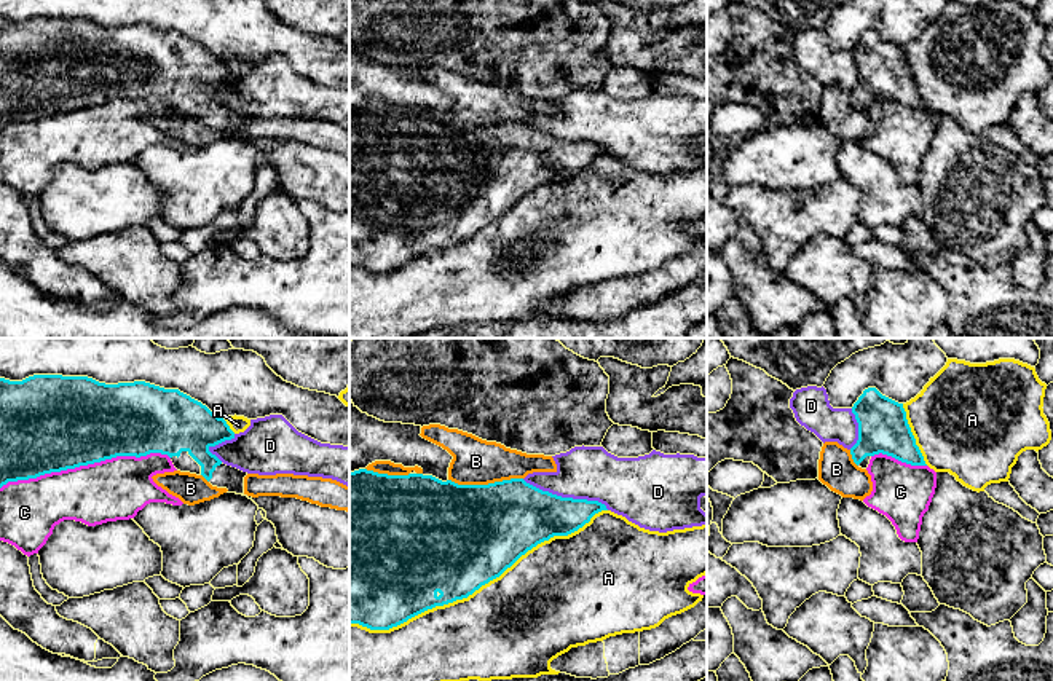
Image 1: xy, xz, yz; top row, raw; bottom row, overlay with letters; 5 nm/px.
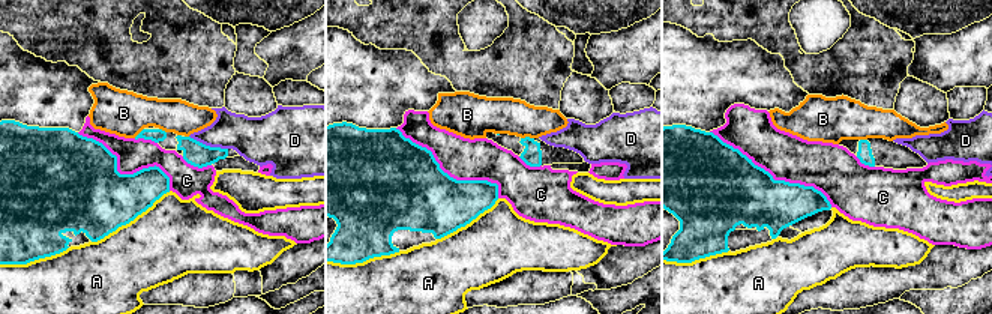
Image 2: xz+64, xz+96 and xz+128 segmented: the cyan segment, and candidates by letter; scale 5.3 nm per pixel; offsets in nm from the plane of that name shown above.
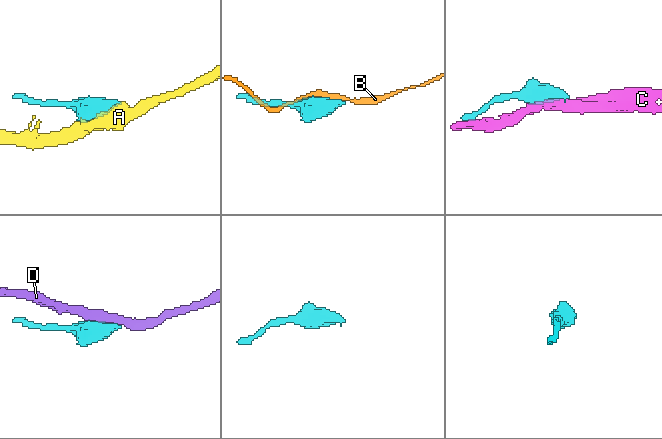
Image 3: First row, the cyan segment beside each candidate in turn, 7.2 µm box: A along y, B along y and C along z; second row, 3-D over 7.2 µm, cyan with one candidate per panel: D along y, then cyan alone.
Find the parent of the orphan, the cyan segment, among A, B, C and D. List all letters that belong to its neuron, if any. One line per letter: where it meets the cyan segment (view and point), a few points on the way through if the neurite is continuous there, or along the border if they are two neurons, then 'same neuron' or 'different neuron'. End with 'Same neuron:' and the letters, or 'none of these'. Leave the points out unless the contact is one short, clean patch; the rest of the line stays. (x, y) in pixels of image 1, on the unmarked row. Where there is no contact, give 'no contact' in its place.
A: meets cyan in xz at (477, 232); different neuron
B: meets cyan in xz at (485, 128); different neuron
C: meets cyan in xy at (85, 107); different neuron
D: meets cyan in xz at (565, 141); different neuron
Same neuron: none of these

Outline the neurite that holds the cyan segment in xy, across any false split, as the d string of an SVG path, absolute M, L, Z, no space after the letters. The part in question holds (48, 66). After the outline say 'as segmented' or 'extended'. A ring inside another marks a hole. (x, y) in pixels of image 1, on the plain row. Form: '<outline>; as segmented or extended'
M34 18L22 24L0 21L0 131L116 99L168 97L180 115L203 118L227 136L244 136L244 120L209 94L235 81L223 61L180 35L145 24L105 27L88 19Z; extended

